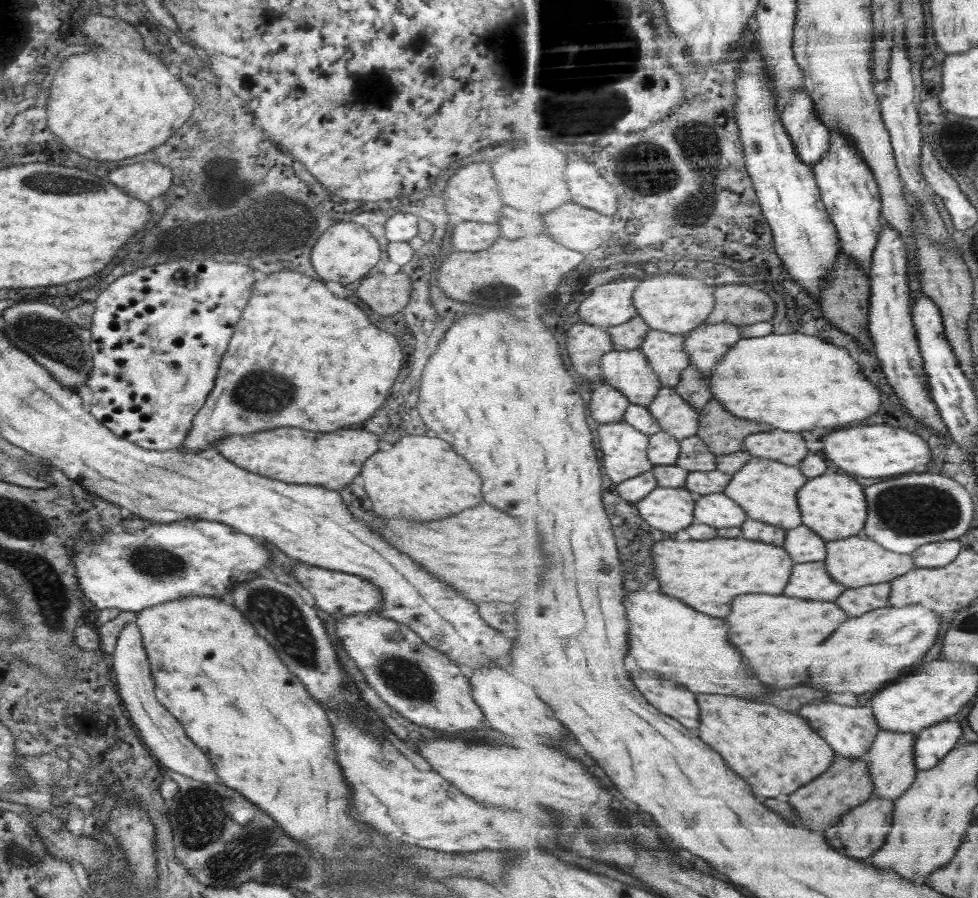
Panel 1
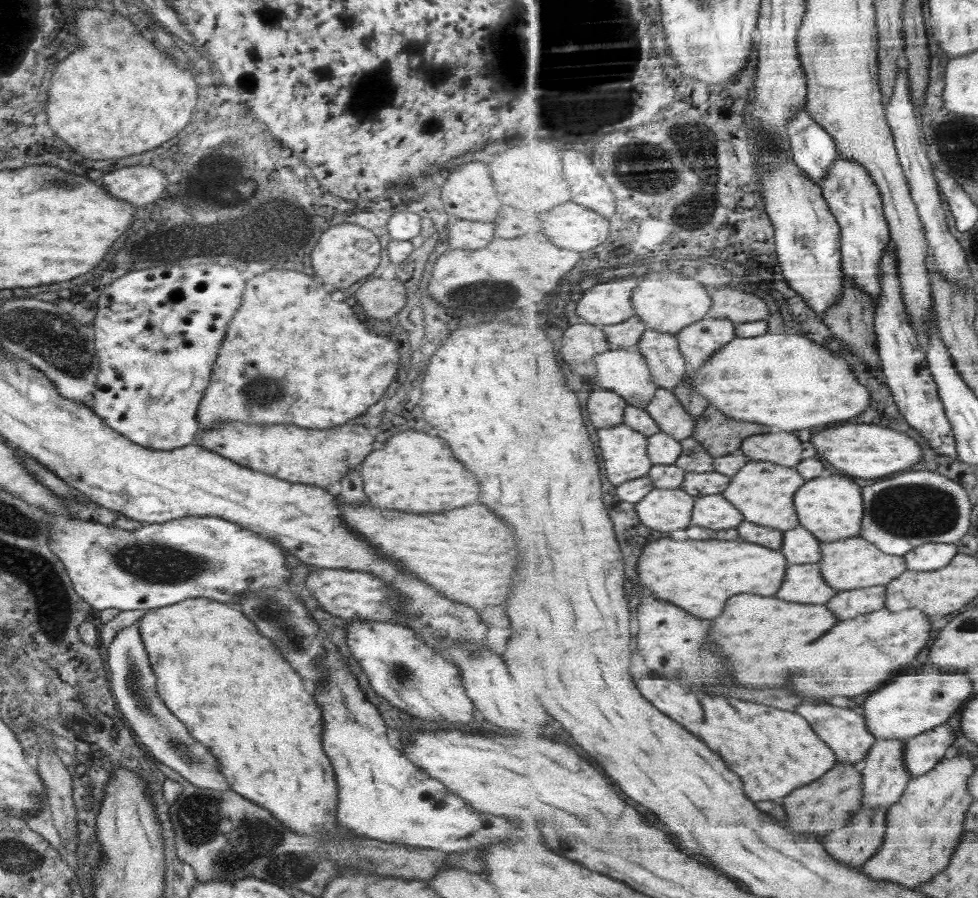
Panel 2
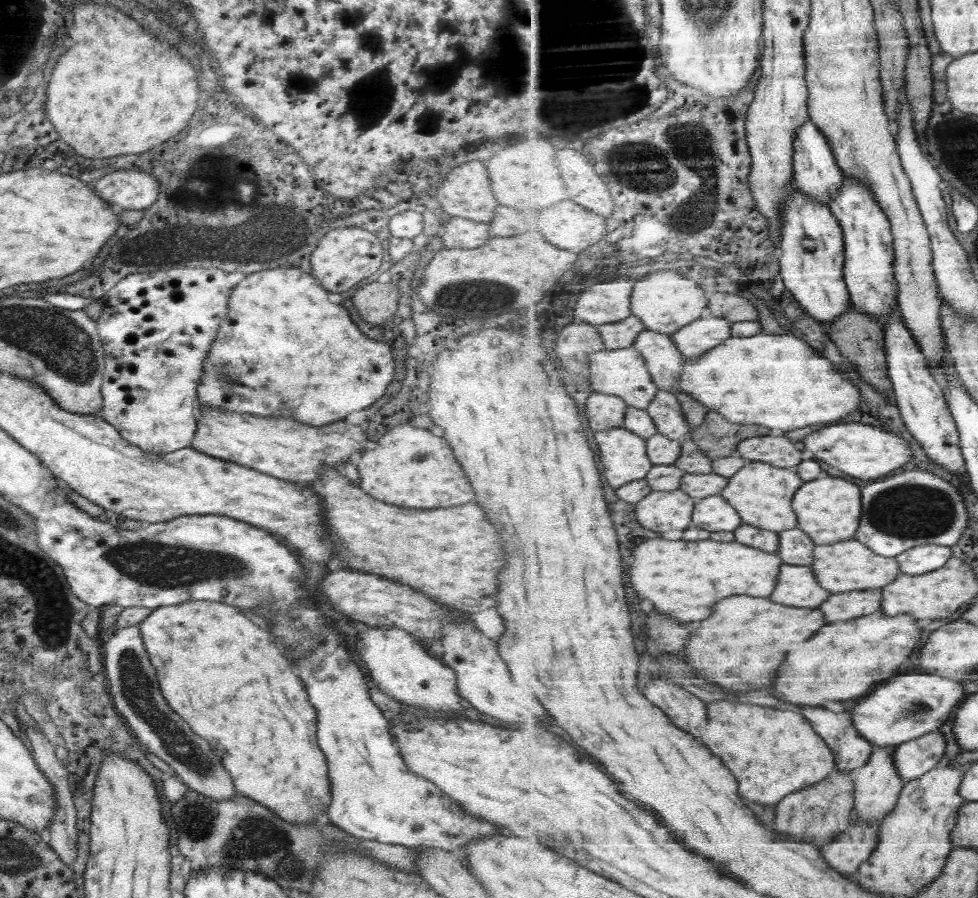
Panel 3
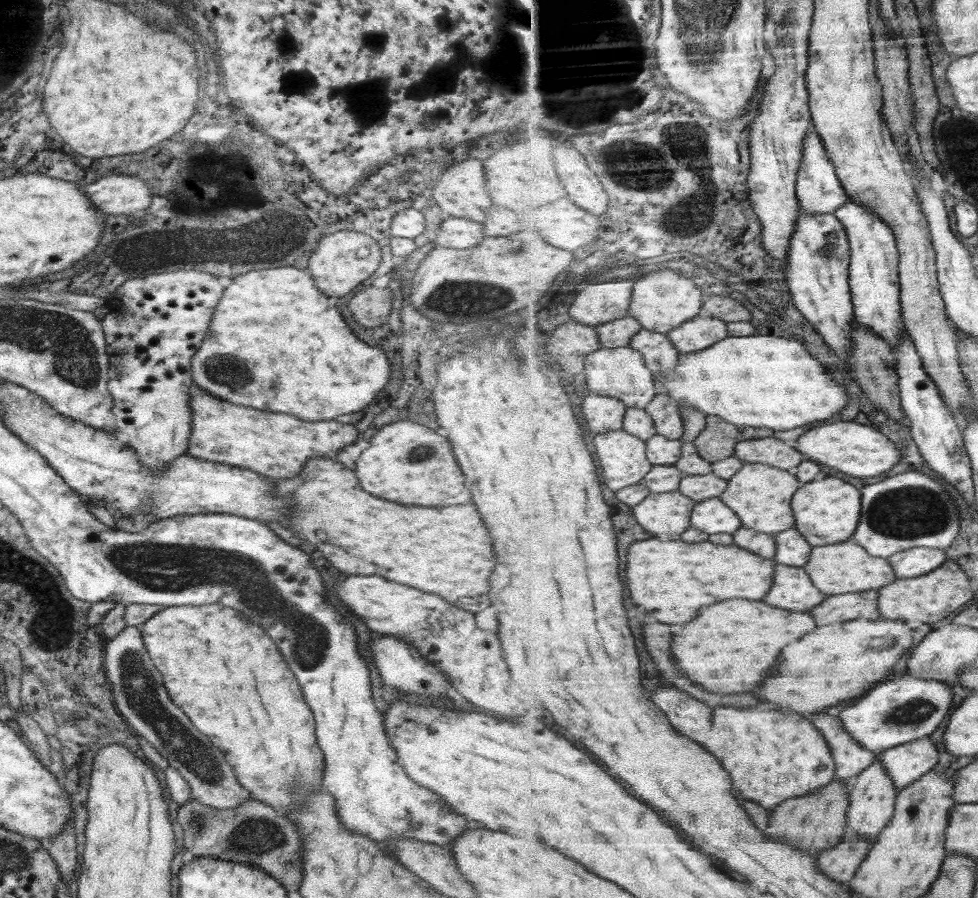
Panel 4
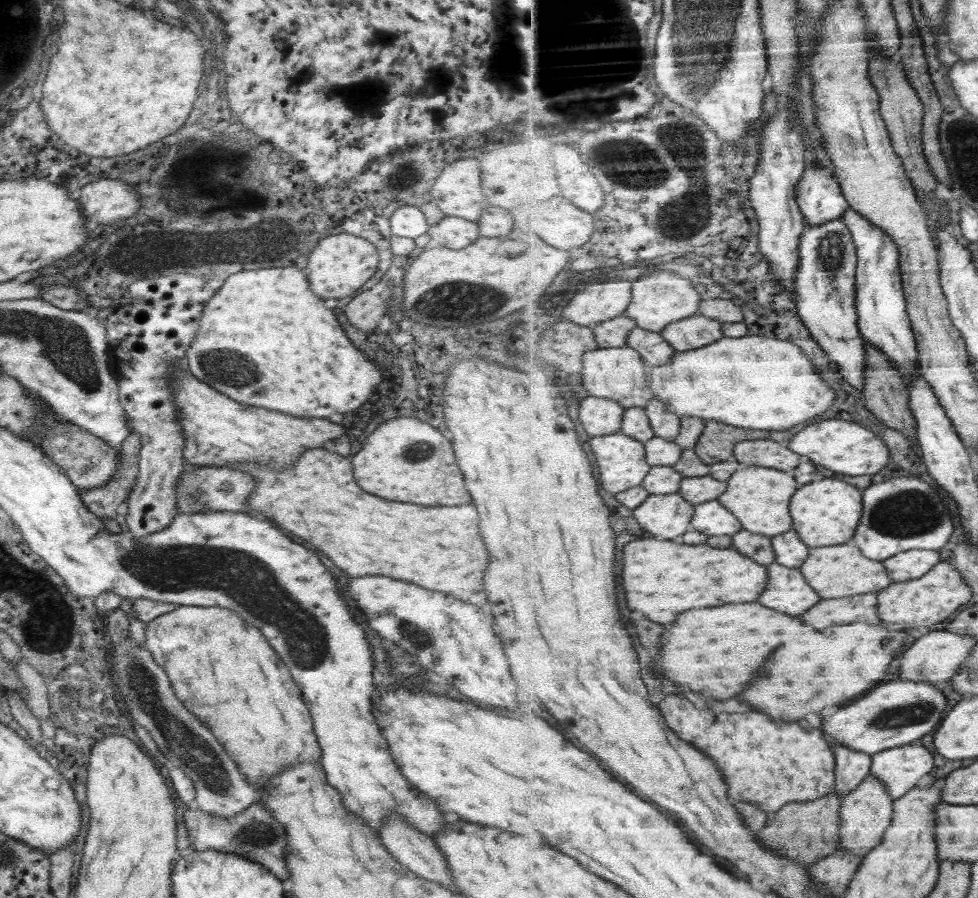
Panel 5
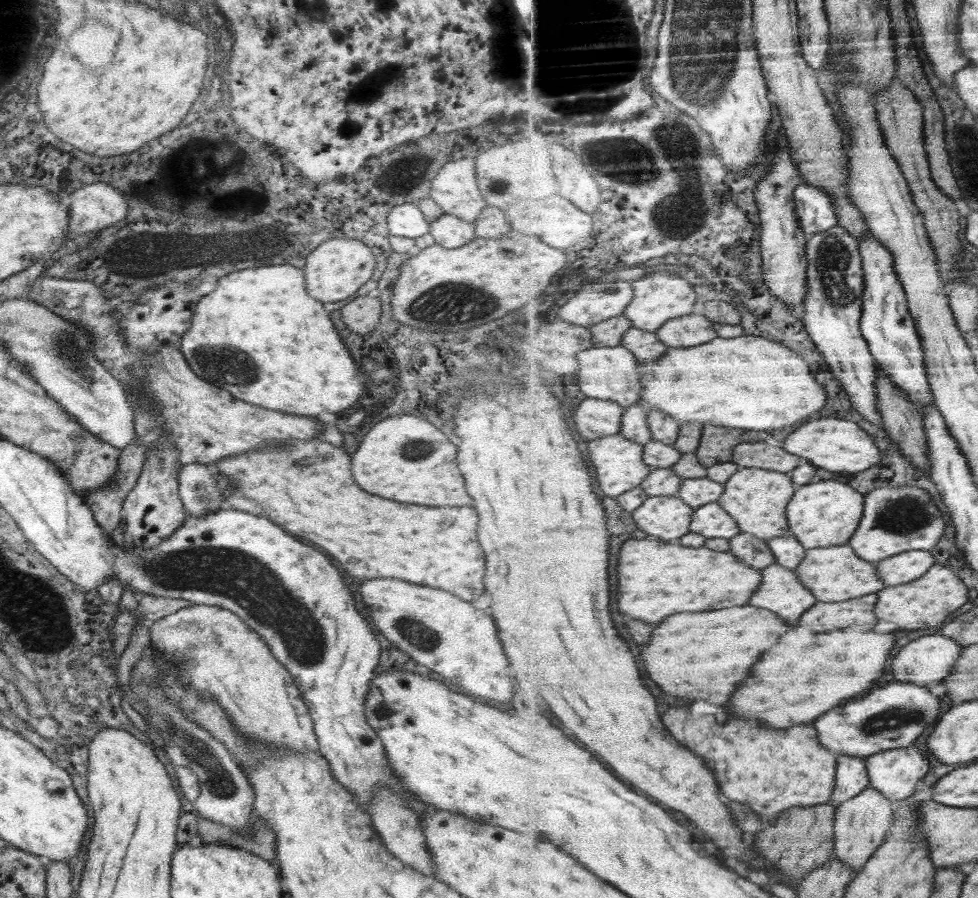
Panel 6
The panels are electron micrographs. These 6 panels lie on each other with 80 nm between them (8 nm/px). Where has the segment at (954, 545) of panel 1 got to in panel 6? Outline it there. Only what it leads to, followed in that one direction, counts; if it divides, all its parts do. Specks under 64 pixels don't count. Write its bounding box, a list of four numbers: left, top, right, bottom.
[879,551,937,587]

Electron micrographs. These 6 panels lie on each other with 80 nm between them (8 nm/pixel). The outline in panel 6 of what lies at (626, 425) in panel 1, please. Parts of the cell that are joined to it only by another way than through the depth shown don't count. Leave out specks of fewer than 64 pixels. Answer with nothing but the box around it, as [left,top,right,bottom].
[589,433,653,498]

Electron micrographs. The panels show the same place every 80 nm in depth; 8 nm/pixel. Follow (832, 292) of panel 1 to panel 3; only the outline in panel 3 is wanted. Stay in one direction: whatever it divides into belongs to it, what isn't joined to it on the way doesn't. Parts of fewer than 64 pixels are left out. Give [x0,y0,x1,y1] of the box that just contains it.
[830,306,896,402]

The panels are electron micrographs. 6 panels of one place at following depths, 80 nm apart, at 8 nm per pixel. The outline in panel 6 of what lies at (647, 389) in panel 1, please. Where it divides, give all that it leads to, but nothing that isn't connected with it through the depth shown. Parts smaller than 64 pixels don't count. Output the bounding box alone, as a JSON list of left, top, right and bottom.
[578,344,643,408]

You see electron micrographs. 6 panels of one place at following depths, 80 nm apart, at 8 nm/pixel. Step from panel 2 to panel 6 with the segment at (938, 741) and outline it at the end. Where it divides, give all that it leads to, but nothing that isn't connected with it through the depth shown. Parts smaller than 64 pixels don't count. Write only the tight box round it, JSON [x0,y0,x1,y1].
[868,745,932,804]

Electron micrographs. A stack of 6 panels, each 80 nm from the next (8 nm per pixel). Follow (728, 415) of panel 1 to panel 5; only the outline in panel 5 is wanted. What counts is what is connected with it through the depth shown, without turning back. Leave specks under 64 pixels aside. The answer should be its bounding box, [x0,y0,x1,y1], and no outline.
[697,420,772,465]

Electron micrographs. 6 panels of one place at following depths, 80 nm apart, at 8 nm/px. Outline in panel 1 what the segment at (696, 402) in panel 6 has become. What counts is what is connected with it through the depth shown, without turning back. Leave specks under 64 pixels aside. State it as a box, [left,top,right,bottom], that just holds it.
[708,332,883,432]

